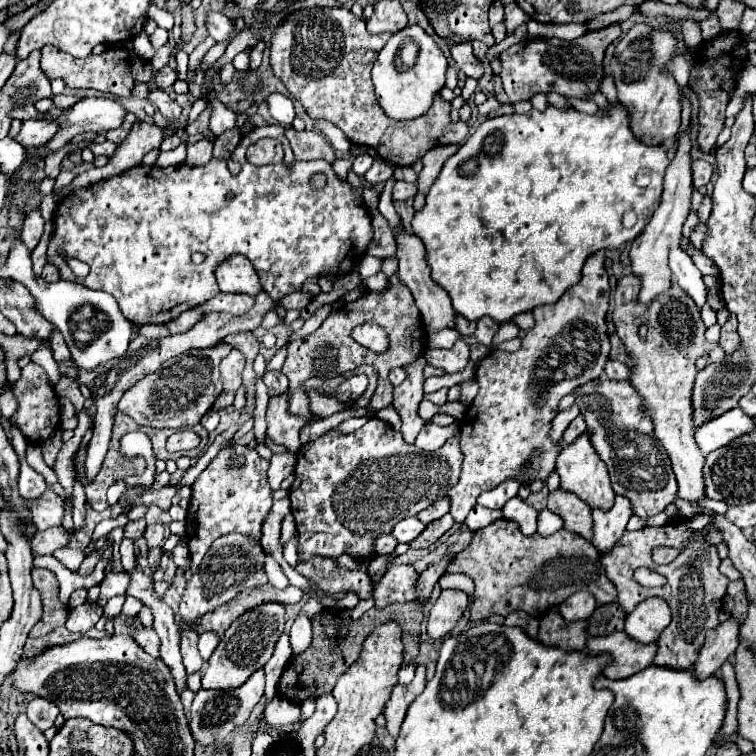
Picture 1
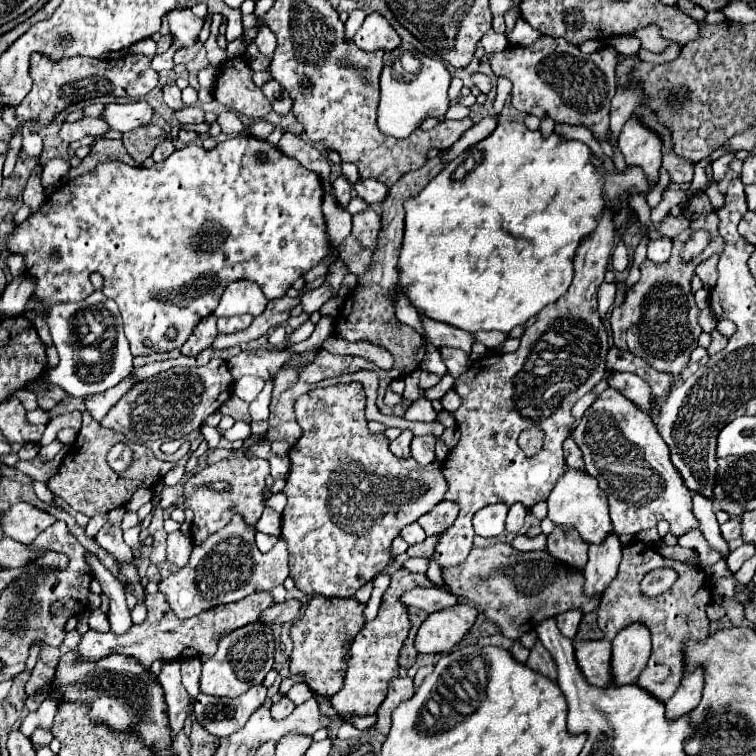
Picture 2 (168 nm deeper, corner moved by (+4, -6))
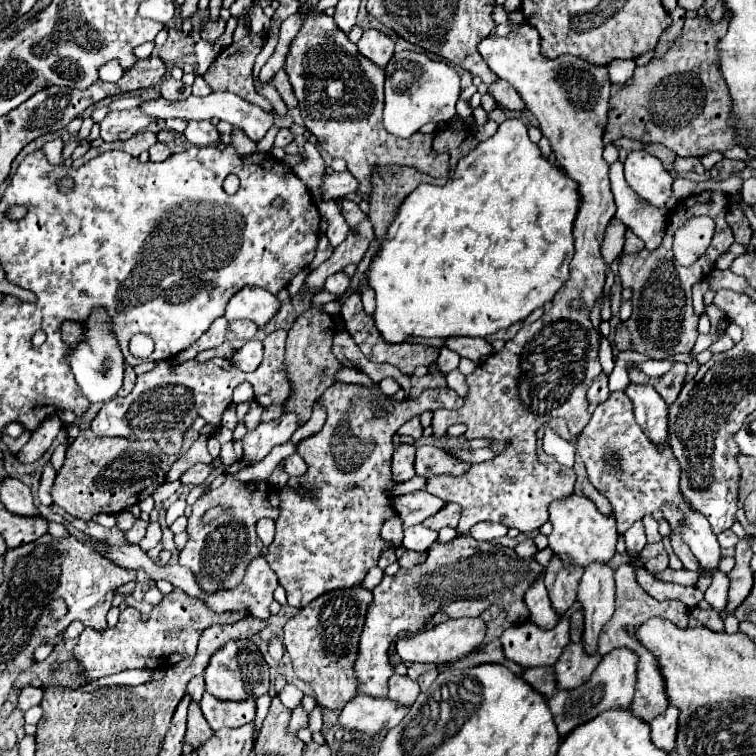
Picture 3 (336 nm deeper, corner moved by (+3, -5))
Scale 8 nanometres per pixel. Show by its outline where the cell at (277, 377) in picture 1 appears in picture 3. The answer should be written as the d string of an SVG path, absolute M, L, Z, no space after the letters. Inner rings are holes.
M246 341L246 345L236 351L232 363L242 371L254 371L262 363L262 343L260 341Z

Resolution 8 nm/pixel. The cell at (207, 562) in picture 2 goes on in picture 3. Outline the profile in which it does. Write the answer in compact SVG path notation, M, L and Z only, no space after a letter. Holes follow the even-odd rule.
M234 463L226 469L226 481L210 491L204 493L194 505L192 505L192 517L188 519L188 543L180 551L180 565L186 565L194 571L198 585L204 591L218 591L224 587L234 589L240 579L244 577L244 571L248 563L260 555L262 541L256 535L256 523L264 517L275 522L280 517L280 497L278 489L272 487L268 481L238 481L234 475L244 469L244 465ZM216 505L232 507L230 513L222 513L220 517L212 519L210 523L204 521L204 513Z

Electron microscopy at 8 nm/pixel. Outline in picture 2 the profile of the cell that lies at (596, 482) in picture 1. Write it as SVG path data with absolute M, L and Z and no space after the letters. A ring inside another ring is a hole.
M567 468L567 474L563 474L563 478L559 478L559 482L553 486L547 498L547 504L549 504L549 518L557 526L563 526L565 530L577 528L581 538L589 544L601 542L613 530L607 496L603 494L603 490L599 490L599 484L595 482L595 478L591 478L591 474L587 474L585 470Z

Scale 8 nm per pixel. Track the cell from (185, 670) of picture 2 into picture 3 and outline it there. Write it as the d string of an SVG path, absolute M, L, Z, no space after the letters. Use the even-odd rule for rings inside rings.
M194 677L190 683L188 683L188 695L194 699L194 701L200 701L202 695L204 695L204 677Z

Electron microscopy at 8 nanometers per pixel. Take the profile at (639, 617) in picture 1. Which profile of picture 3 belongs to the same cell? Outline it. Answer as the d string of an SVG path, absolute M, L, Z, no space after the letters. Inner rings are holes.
M614 649L602 657L596 671L584 685L570 691L558 691L556 695L552 695L548 699L548 707L554 715L554 723L556 723L560 739L564 739L572 729L592 721L592 717L598 717L600 713L608 709L616 709L616 707L628 709L634 697L636 663L638 663L638 657L630 649Z

